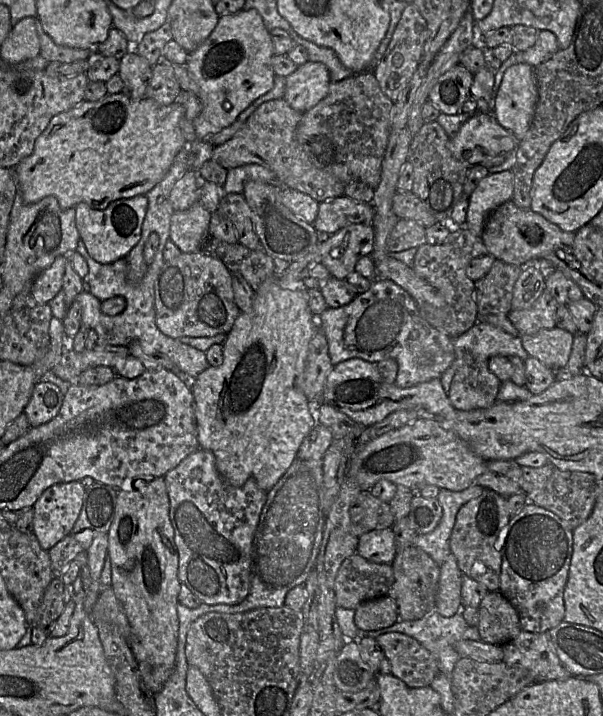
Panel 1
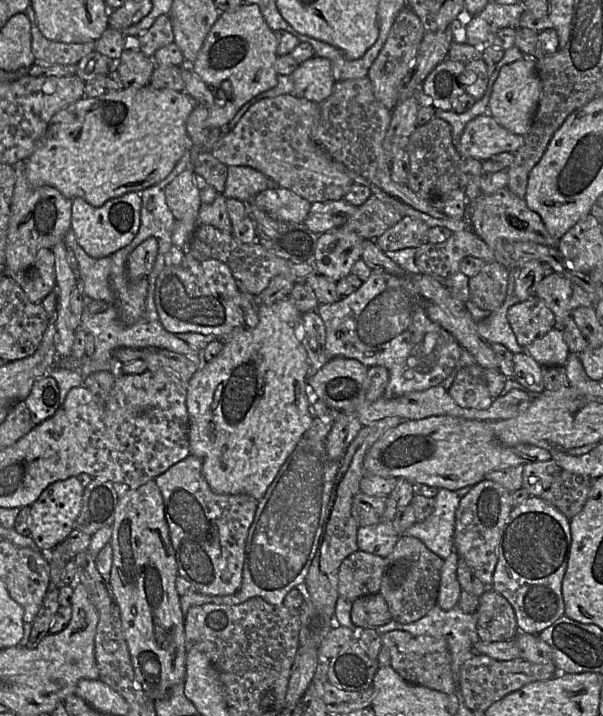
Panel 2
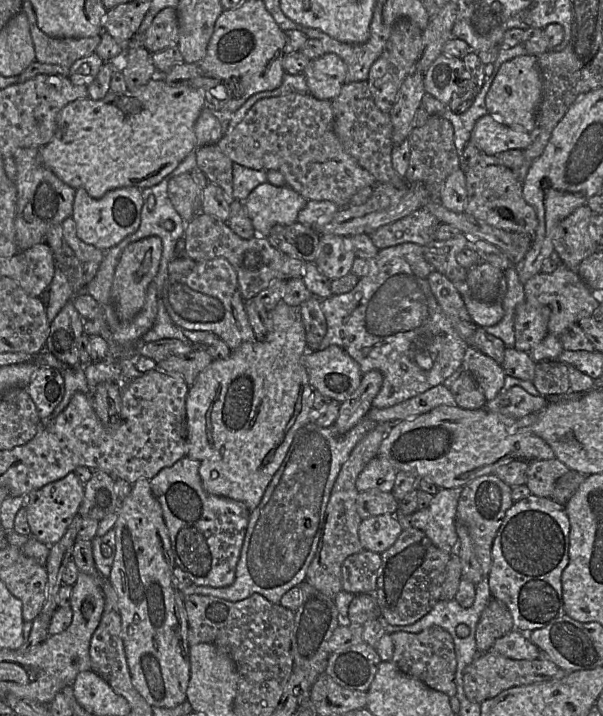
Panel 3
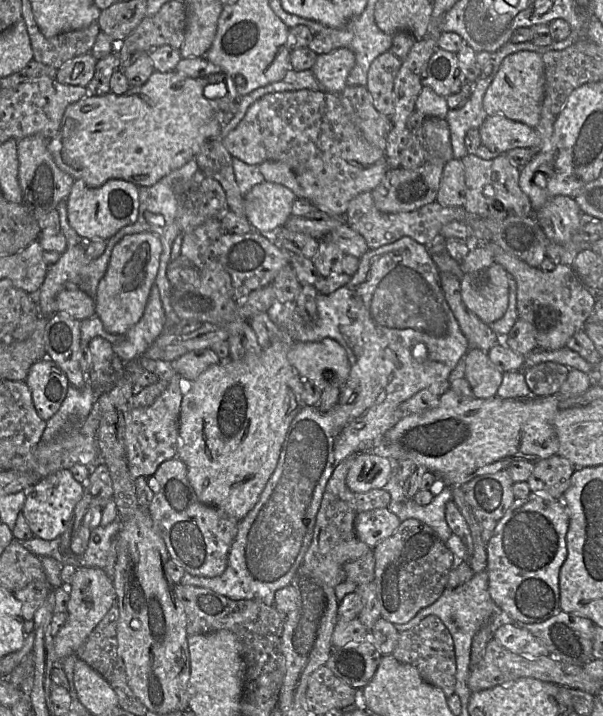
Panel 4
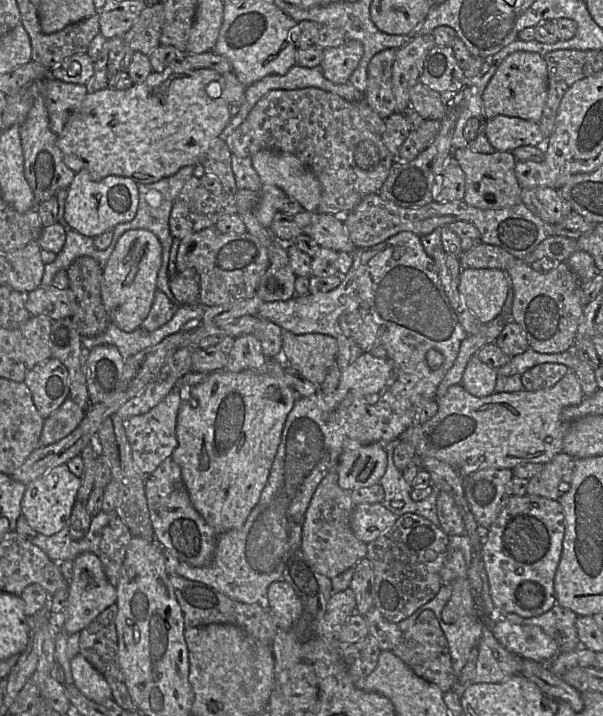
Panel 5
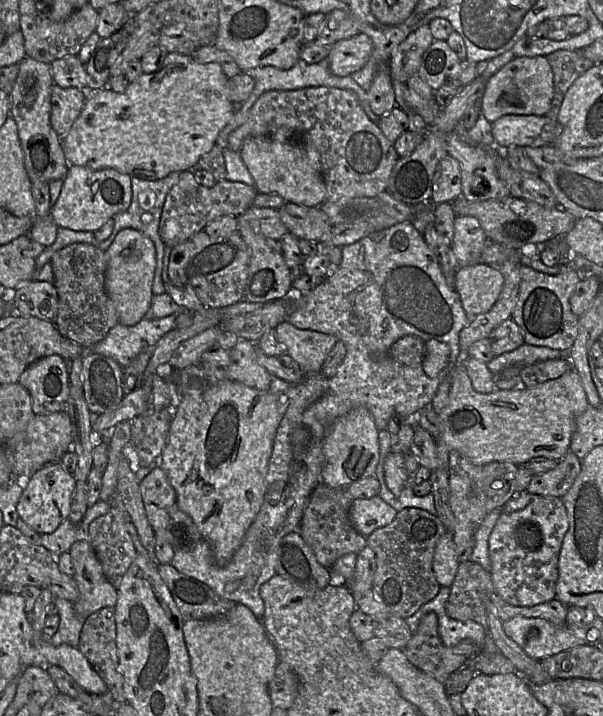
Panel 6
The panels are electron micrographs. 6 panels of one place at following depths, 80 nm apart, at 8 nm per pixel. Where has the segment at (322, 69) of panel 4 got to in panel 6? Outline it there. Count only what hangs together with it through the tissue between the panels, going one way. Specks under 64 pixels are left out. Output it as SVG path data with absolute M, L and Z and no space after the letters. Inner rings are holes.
M364 33L337 41L327 57L331 72L340 77L350 76L366 64L372 49L372 40Z

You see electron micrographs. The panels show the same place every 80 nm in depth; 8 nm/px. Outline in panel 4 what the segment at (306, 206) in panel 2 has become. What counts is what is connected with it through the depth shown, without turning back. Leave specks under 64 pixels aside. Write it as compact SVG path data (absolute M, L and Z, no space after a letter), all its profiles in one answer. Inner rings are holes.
M272 182L255 185L244 197L246 217L254 230L271 236L292 216L296 195L287 187Z

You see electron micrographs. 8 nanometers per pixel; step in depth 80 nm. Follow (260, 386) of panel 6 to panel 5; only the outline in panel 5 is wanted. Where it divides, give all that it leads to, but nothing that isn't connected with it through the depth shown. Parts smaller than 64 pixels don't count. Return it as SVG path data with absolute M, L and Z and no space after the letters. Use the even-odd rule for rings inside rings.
M247 334L235 338L224 370L229 372L259 370L266 361L259 340L255 335Z

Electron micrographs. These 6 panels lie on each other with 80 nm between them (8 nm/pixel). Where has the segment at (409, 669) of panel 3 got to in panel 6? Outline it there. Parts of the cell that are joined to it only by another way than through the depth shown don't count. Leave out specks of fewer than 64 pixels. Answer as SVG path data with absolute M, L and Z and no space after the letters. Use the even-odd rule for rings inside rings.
M433 612L421 618L417 631L400 650L413 666L442 684L453 672L465 666L471 657L482 651L469 640L453 647L445 646L439 636L437 615Z

